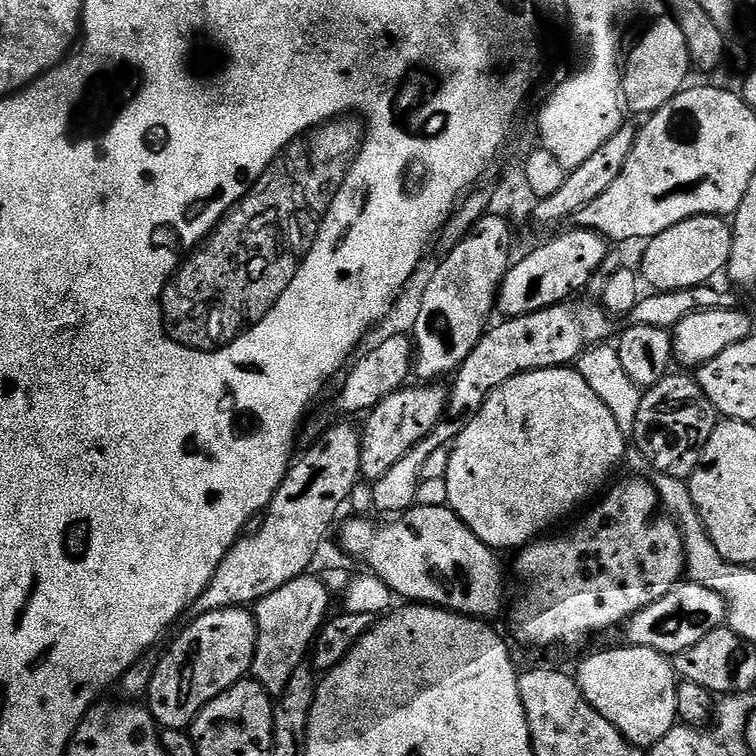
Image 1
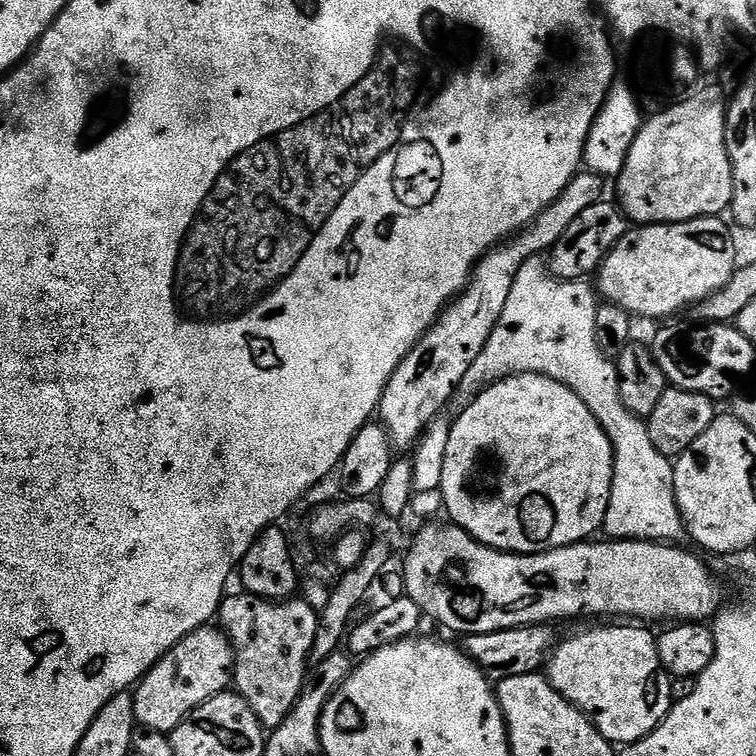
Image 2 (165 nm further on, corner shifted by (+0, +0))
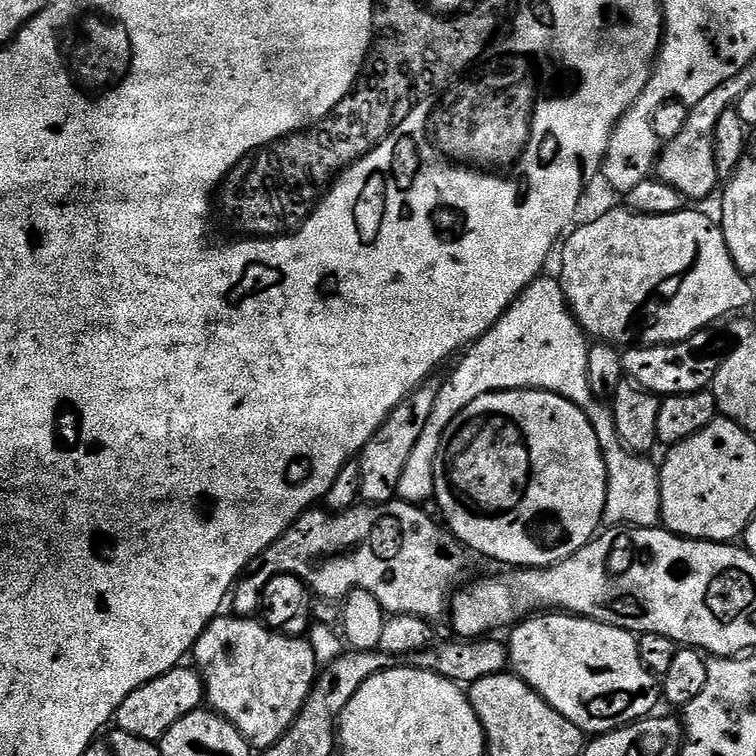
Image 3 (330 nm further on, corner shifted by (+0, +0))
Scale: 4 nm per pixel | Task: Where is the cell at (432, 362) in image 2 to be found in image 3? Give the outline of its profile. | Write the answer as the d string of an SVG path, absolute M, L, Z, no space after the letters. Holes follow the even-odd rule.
M429 382L423 388L416 389L403 404L399 404L392 412L392 417L384 423L376 436L366 442L364 449L358 453L358 463L362 470L362 486L360 499L365 505L390 504L397 499L398 482L402 482L402 470L406 470L406 462L418 438L422 438L422 430L426 430L426 422L430 422L430 413L434 411L434 402L438 391L435 383Z

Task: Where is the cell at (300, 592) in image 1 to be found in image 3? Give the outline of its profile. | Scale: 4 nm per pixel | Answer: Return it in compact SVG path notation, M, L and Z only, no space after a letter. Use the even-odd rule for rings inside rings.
M221 614L210 621L204 633L196 640L195 656L195 667L204 677L207 707L229 720L242 734L242 738L246 738L246 742L256 750L274 746L274 742L283 738L307 702L318 675L314 650L308 638L273 632L259 619L235 614Z

